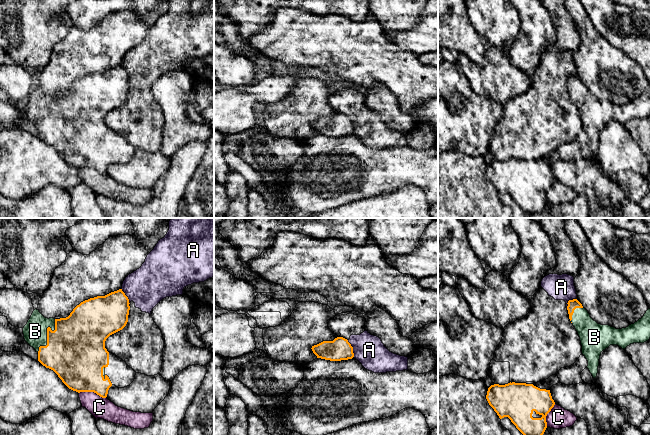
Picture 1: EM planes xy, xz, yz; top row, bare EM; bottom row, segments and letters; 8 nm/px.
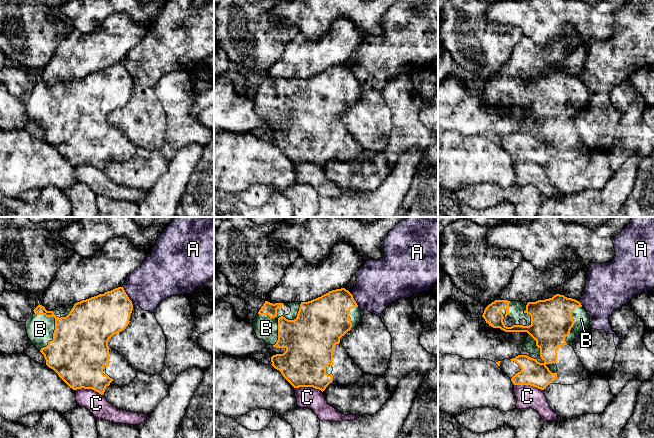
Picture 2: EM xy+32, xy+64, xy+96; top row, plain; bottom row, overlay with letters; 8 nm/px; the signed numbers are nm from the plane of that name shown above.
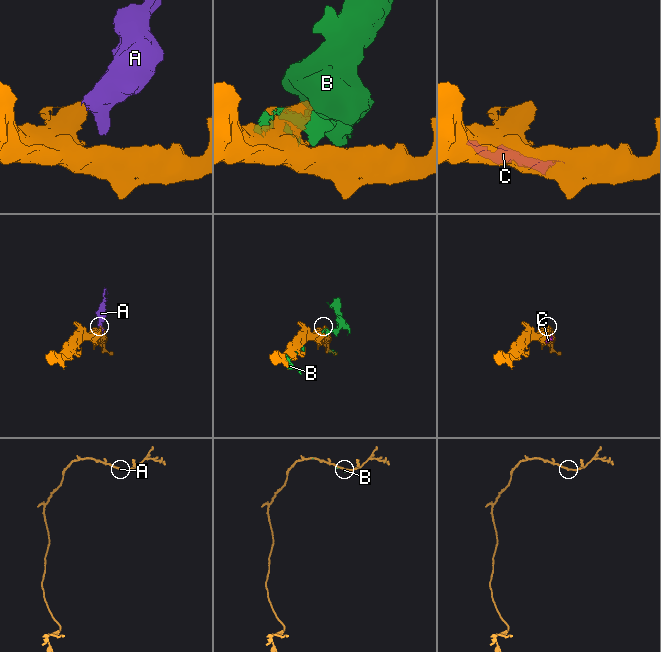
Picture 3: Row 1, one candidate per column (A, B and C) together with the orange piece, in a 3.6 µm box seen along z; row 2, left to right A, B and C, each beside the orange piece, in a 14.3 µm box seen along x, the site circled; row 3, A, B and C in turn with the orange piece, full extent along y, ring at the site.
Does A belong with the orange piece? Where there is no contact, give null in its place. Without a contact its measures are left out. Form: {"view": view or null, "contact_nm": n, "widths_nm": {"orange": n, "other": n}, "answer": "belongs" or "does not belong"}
{"view": "xz", "contact_nm": 150, "widths_nm": {"orange": 180, "other": 240}, "answer": "does not belong"}

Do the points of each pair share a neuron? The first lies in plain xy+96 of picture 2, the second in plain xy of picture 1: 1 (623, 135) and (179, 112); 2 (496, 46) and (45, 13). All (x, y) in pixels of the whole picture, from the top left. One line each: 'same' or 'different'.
1: same
2: same

